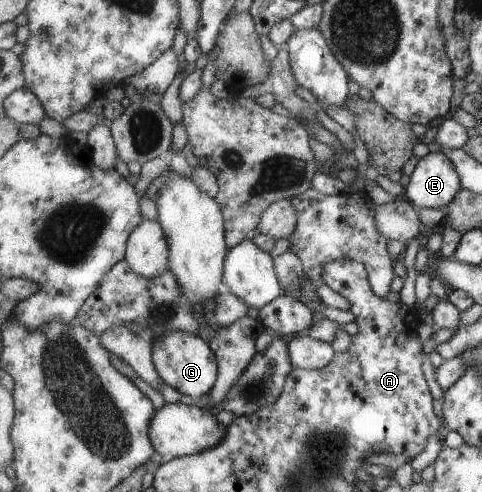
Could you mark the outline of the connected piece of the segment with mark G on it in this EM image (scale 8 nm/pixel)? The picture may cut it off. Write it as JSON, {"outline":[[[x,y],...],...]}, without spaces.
{"outline":[[[175,330],[158,337],[153,343],[153,361],[162,381],[175,388],[179,393],[191,397],[209,394],[217,383],[219,362],[210,342],[199,334],[185,330]]]}

